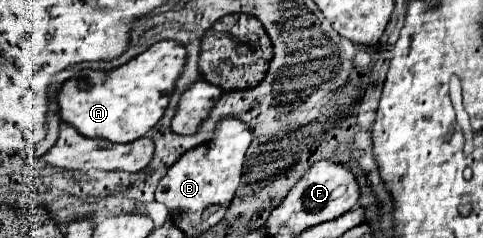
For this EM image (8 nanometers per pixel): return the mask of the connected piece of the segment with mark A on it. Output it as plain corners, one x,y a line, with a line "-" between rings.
159,41
125,65
111,71
89,71
85,79
61,85
57,103
61,119
81,135
127,143
143,137
163,115
169,93
185,63
185,47
177,41

